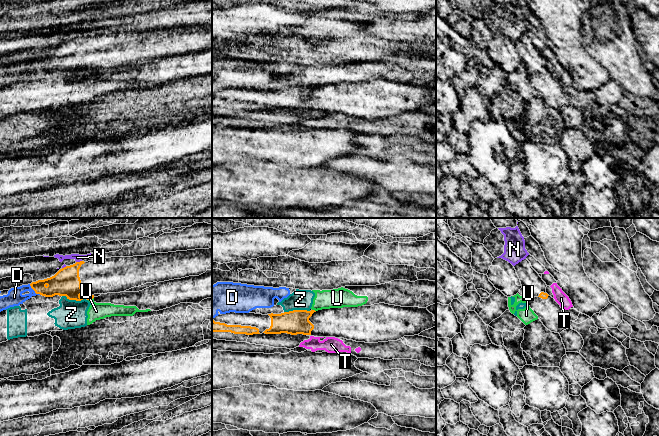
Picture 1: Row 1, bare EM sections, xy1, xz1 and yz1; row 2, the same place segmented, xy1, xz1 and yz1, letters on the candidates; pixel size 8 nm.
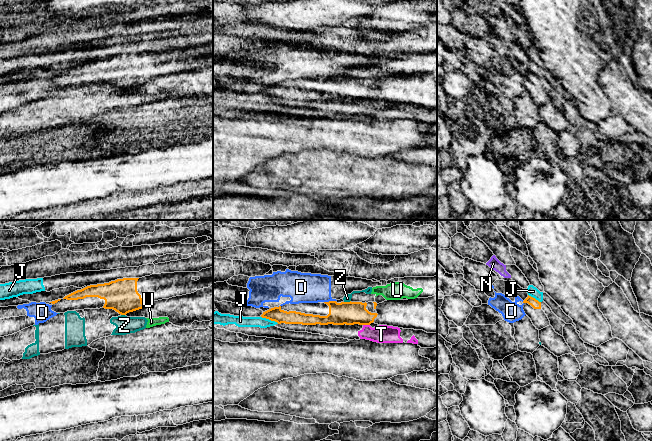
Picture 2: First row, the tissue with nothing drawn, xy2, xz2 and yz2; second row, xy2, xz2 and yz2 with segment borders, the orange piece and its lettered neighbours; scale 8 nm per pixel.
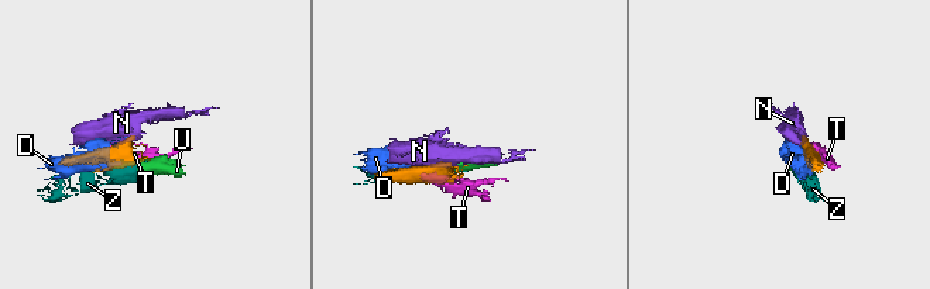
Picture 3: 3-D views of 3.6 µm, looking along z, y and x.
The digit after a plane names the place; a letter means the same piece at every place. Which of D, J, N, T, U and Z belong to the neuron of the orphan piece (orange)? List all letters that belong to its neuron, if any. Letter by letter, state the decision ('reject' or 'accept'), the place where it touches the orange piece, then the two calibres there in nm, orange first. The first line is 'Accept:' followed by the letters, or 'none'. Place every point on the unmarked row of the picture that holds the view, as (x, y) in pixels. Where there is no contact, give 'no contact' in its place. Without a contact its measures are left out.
Accept: none
D: reject | xy1 (34, 66) | 200/130 nm
J: reject | xz2 (270, 95) | 110/90 nm
N: reject | xy1 (78, 38) | 220/60 nm
T: reject | xz2 (366, 100) | 190/140 nm
U: reject | xz1 (314, 86) | 190/160 nm
Z: reject | xz1 (296, 86) | 190/160 nm

